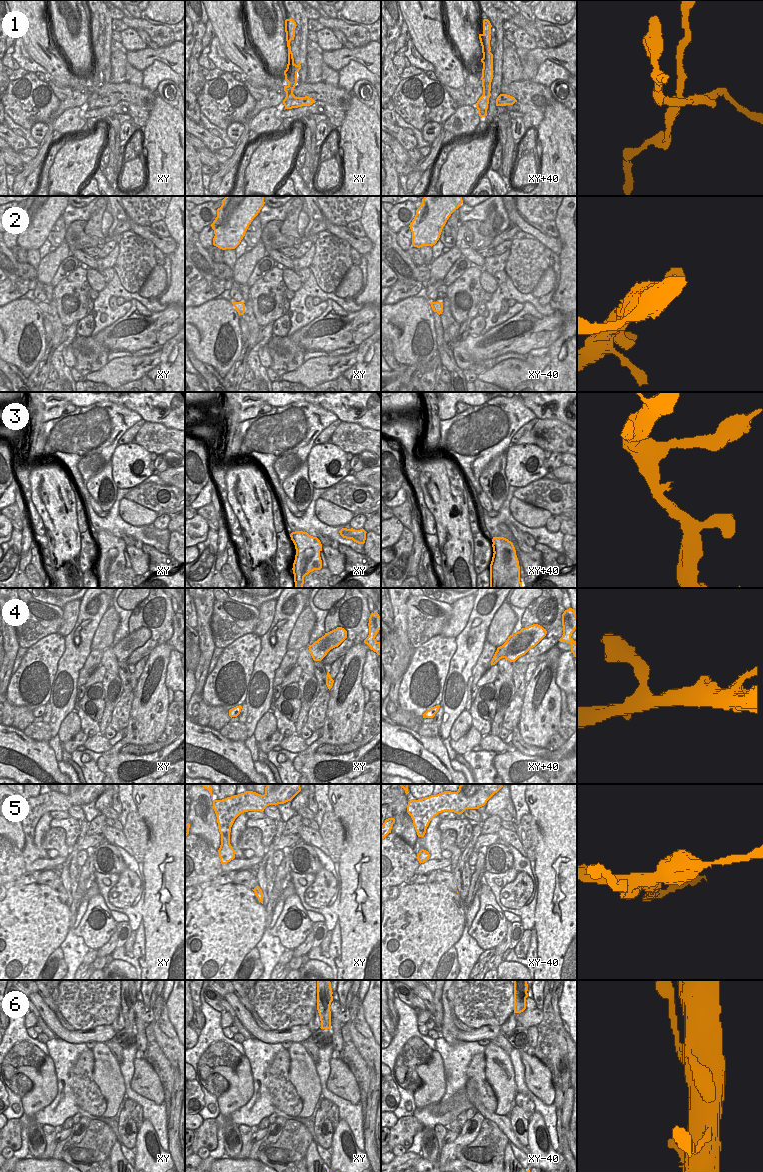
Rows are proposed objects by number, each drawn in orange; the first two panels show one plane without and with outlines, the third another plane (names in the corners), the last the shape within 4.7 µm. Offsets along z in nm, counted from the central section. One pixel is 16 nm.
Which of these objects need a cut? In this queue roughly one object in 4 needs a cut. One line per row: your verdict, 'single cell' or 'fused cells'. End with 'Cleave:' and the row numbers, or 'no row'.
1: fused cells
2: single cell
3: single cell
4: single cell
5: fused cells
6: fused cells
Cleave: 1, 5, 6

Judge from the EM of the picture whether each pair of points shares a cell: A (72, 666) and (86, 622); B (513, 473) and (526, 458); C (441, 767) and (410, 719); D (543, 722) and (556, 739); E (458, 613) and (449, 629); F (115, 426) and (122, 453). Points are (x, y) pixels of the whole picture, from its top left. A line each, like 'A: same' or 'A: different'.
A: same
B: same
C: different
D: different
E: same
F: different

